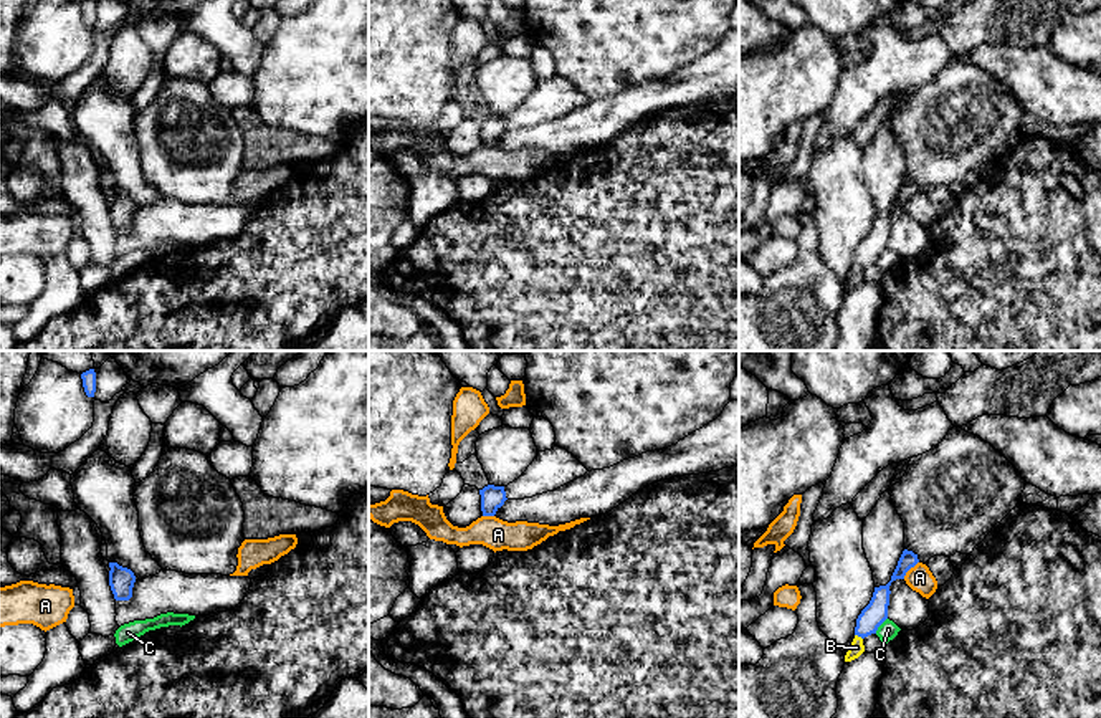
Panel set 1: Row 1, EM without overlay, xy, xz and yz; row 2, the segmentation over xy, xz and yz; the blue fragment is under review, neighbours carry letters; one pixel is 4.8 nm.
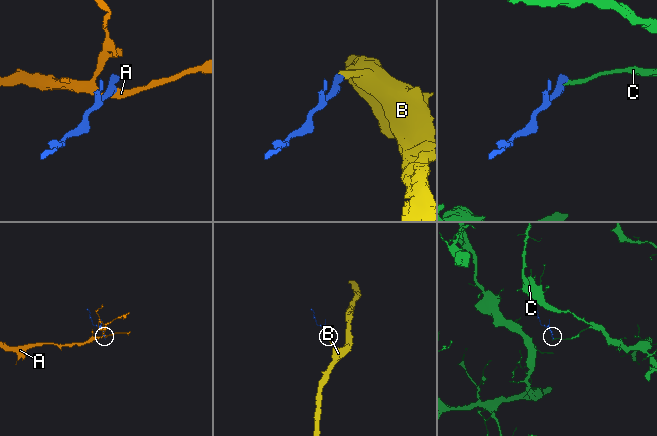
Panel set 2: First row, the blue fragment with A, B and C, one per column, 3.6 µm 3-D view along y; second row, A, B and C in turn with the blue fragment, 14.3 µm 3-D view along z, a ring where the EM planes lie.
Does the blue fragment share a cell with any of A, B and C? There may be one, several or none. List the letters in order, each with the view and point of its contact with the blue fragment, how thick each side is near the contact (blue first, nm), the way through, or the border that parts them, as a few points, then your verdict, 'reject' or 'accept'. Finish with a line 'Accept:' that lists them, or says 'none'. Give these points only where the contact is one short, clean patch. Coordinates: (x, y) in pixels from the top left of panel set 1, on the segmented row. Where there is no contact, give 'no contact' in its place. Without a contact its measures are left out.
A: contact yz (910, 568); calibres 100 and 120 nm; border yz (918, 561), (903, 578); reject
B: contact yz (858, 636); calibres 110 and 70 nm; way yz (875, 612), (858, 636), (857, 647); accept
C: contact yz (880, 624); calibres 110 and 90 nm; border yz (886, 617), (875, 632); reject
Accept: B

